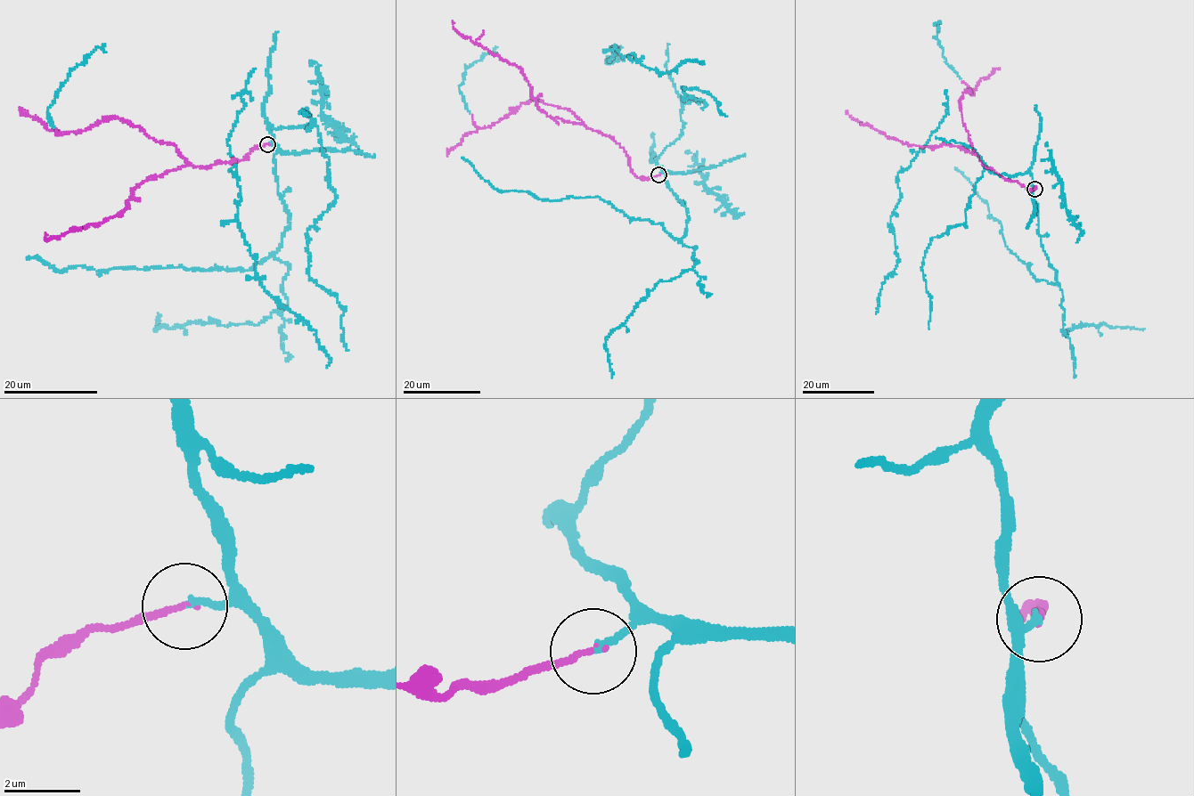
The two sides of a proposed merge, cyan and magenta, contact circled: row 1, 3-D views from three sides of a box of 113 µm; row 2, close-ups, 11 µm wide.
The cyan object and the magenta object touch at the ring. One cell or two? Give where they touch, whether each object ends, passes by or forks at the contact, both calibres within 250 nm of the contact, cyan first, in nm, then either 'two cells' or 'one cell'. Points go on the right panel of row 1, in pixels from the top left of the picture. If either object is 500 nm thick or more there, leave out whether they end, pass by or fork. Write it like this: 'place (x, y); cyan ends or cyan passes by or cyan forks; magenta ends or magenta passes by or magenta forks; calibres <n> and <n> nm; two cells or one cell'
place (1034, 189); cyan ends; magenta ends; calibres 160 and 150 nm; one cell

